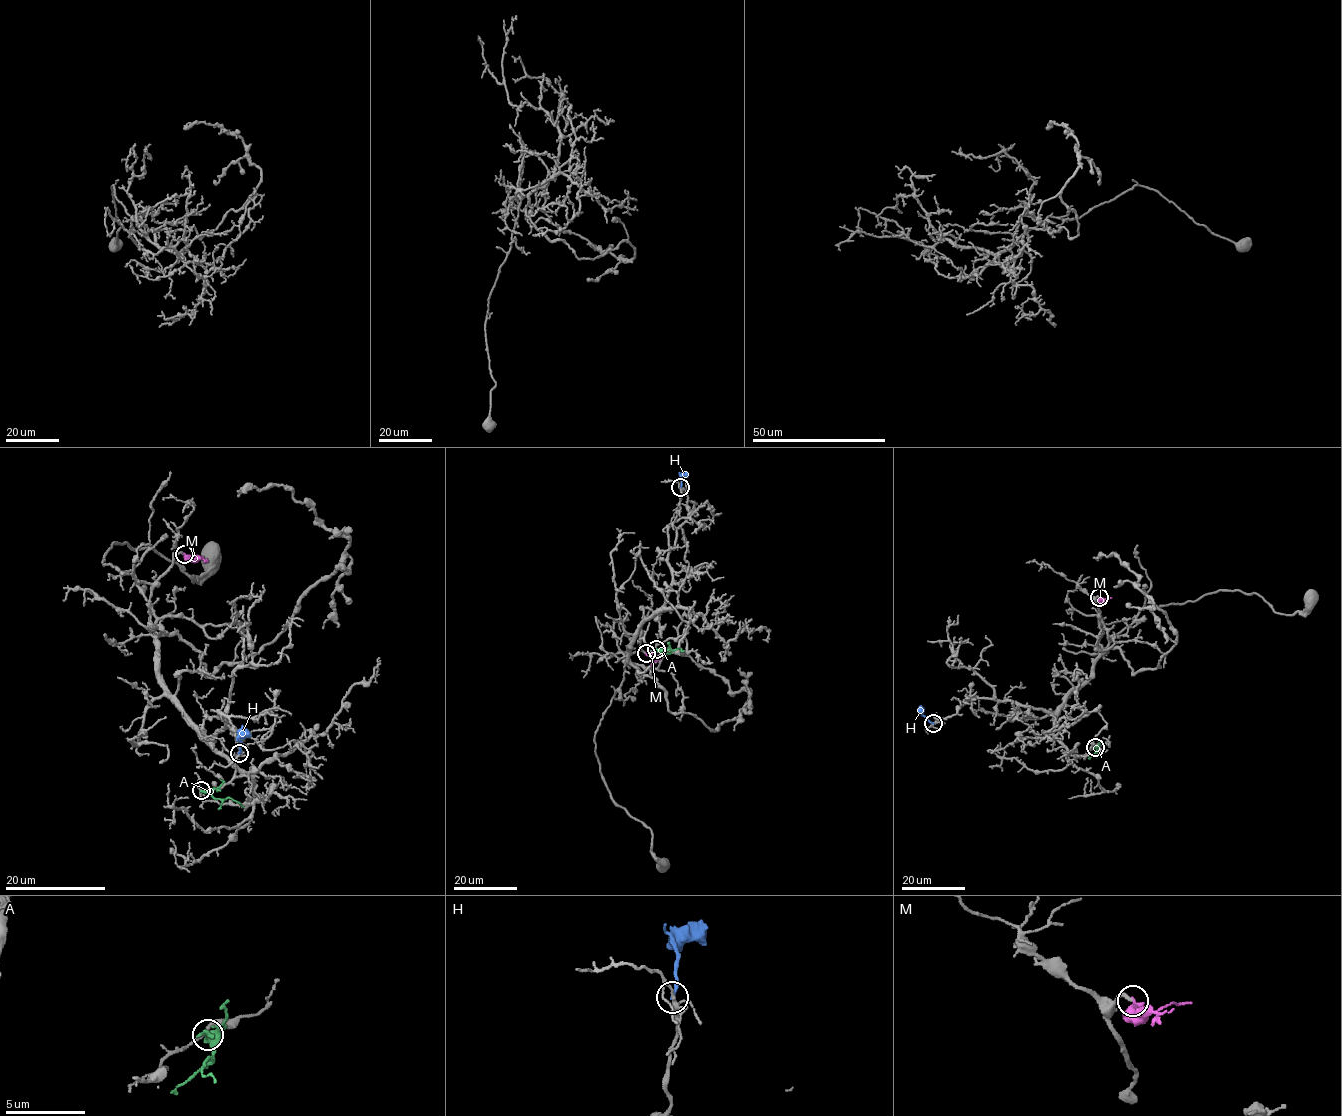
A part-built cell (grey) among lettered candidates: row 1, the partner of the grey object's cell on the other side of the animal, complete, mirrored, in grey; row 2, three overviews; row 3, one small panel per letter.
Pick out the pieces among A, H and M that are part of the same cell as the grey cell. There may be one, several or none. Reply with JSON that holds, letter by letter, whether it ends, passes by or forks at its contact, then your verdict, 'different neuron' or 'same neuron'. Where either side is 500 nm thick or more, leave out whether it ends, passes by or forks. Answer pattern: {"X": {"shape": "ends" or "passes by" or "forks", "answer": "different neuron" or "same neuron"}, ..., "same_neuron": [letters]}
{"A": {"answer": "different neuron"}, "H": {"shape": "ends", "answer": "different neuron"}, "M": {"shape": "ends", "answer": "different neuron"}, "same_neuron": []}

